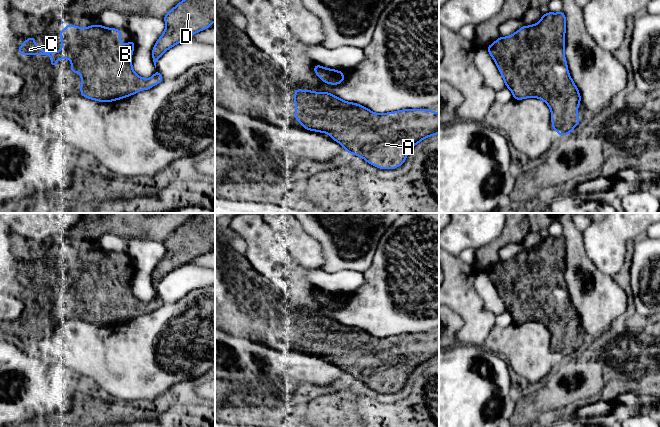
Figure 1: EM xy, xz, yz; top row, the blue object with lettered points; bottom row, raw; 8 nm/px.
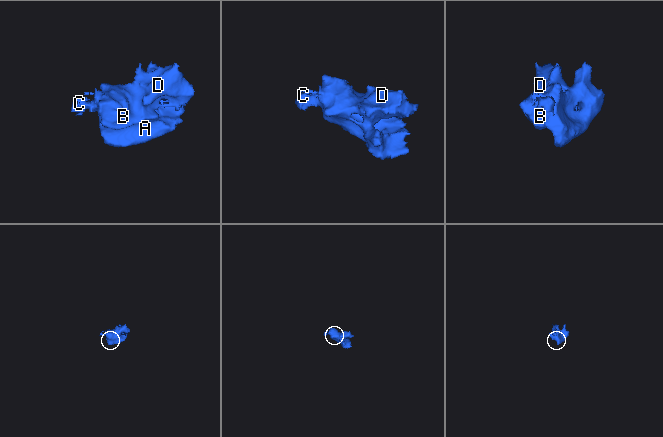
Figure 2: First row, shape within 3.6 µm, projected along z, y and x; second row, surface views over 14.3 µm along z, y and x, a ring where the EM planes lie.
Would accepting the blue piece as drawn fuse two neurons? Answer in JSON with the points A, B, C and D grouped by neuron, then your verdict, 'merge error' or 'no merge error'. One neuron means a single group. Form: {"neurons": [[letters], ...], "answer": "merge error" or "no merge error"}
{"neurons": [["A", "B", "C", "D"]], "answer": "no merge error"}

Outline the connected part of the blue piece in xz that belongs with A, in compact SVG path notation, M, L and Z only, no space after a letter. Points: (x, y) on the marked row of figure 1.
M295 89L295 120L303 128L330 135L347 153L357 155L380 169L402 166L412 147L439 133L439 113L428 109L403 109L384 114L344 101L328 92Z

